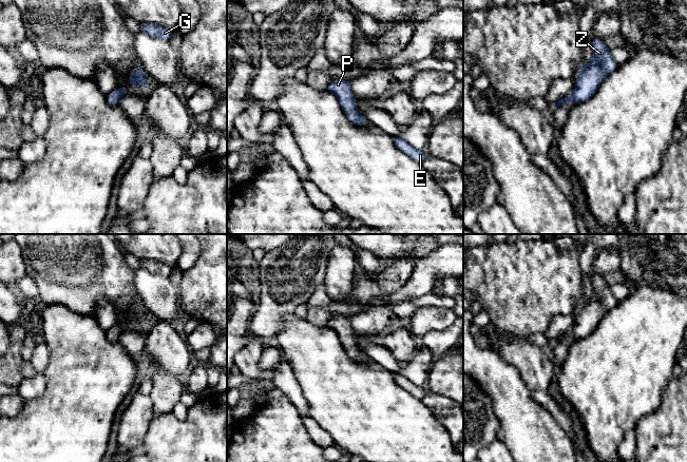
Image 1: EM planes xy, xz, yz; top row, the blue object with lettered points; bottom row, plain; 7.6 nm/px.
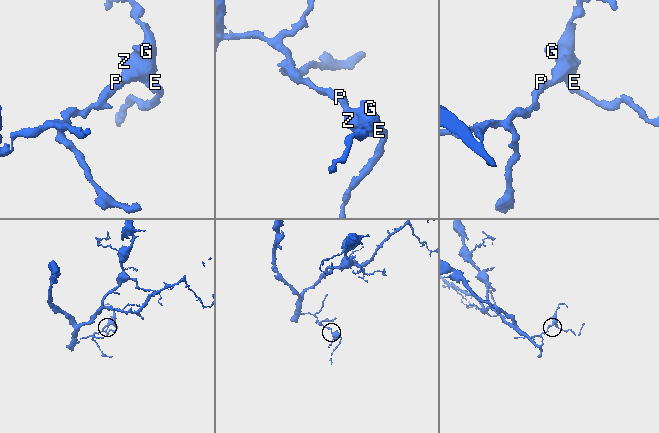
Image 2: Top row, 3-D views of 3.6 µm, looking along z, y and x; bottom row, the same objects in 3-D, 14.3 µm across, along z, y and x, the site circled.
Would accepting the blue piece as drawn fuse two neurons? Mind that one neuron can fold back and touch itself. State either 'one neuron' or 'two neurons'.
one neuron

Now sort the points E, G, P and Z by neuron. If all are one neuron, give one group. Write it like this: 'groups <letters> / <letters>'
groups E G P Z

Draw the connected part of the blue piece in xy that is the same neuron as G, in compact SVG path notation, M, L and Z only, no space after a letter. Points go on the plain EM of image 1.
M142 258L139 259L140 267L148 270L149 272L161 275L165 277L171 277L173 268L171 266L168 266L161 262L155 261L155 259L149 259L149 258Z

